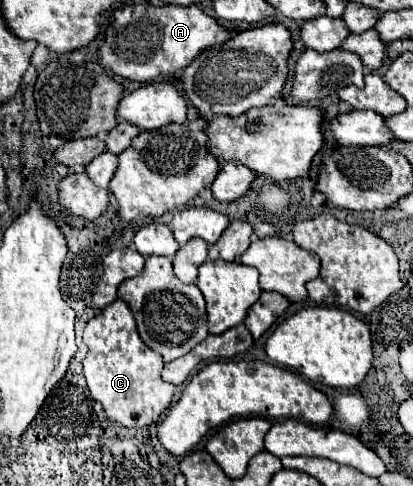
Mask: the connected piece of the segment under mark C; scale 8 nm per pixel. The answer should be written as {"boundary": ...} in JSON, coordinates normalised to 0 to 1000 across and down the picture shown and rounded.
{"boundary":[[[295,617],[262,626],[247,646],[228,650],[203,675],[203,704],[213,728],[203,737],[203,778],[228,823],[252,835],[266,864],[310,877],[344,881],[387,864],[392,848],[416,831],[421,790],[392,782],[392,737],[368,724],[334,691],[324,650]]]}

